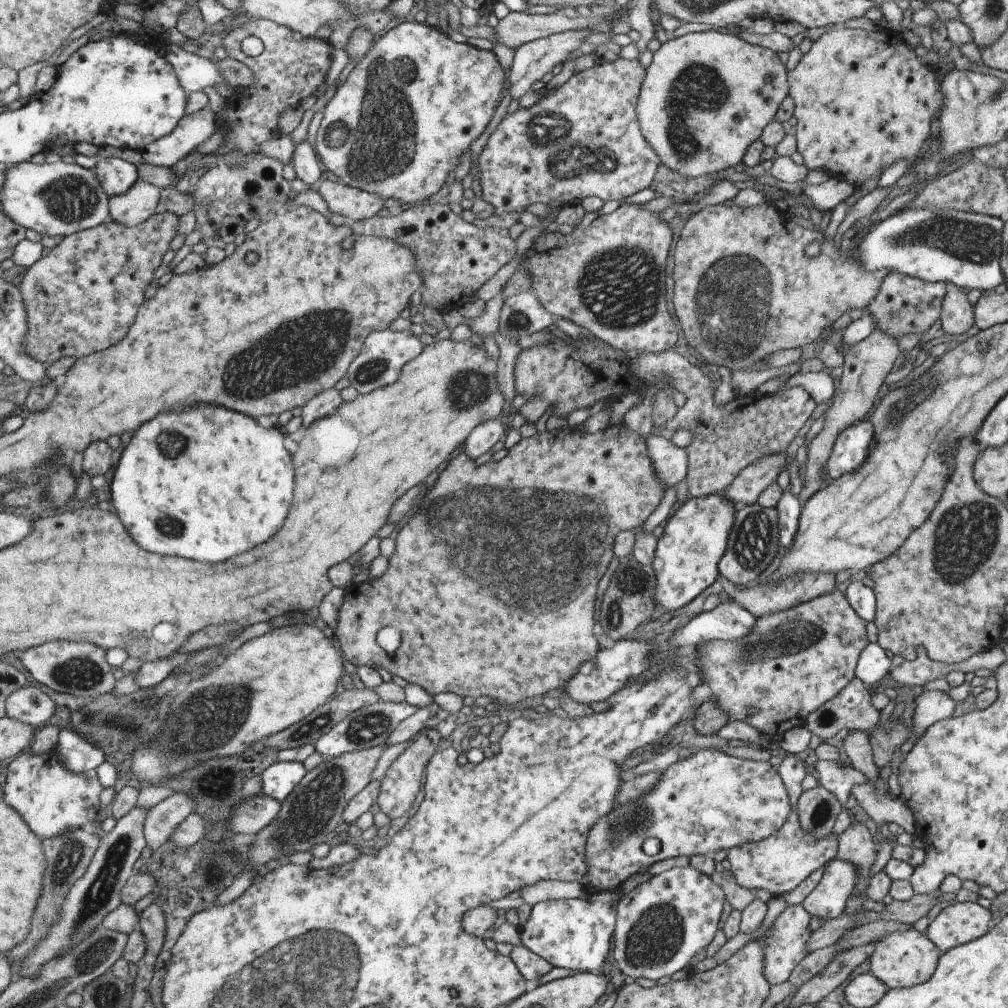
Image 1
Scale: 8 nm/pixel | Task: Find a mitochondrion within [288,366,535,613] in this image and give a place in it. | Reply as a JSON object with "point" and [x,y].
{"point":[464,390]}

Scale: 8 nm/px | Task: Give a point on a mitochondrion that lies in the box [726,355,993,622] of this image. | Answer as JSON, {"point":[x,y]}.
{"point":[905,411]}

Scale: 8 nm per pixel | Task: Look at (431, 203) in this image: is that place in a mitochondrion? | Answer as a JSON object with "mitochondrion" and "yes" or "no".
{"mitochondrion":"no"}

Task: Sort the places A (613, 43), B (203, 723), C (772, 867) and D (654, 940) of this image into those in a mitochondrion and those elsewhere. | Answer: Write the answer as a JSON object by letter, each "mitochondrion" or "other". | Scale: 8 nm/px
{"A":"other","B":"mitochondrion","C":"other","D":"mitochondrion"}

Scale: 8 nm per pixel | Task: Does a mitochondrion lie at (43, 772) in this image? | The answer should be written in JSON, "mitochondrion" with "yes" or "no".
{"mitochondrion":"no"}

